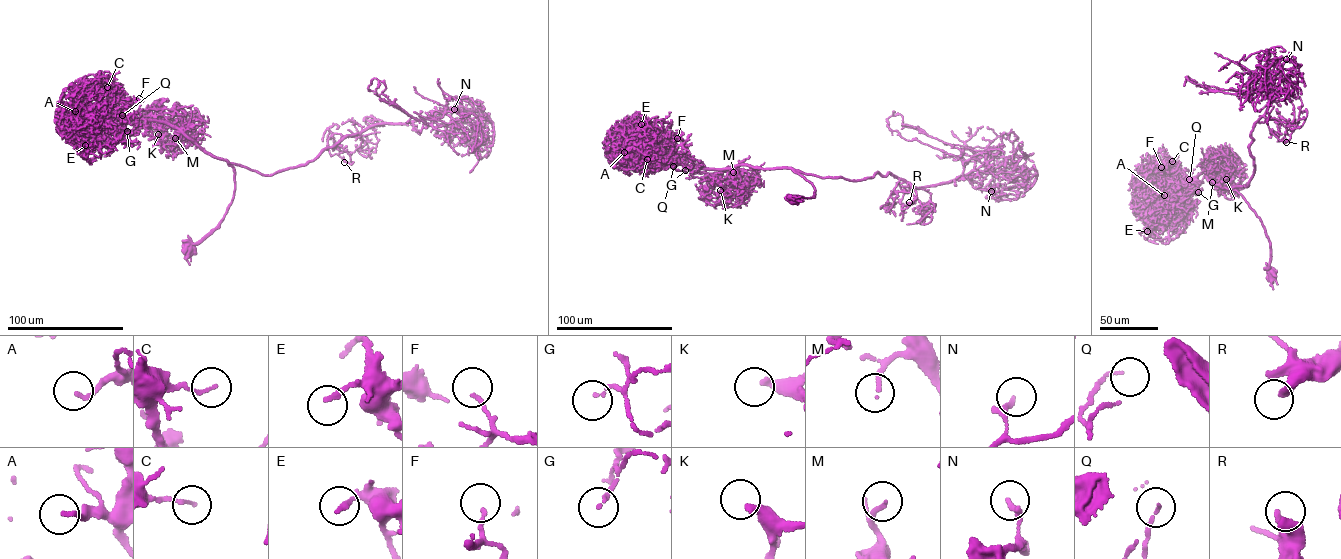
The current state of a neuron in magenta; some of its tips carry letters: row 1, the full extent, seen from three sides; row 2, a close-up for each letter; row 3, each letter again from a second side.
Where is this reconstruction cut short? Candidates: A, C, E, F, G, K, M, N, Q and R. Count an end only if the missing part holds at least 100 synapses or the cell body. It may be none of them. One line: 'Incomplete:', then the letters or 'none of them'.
Incomplete: K

